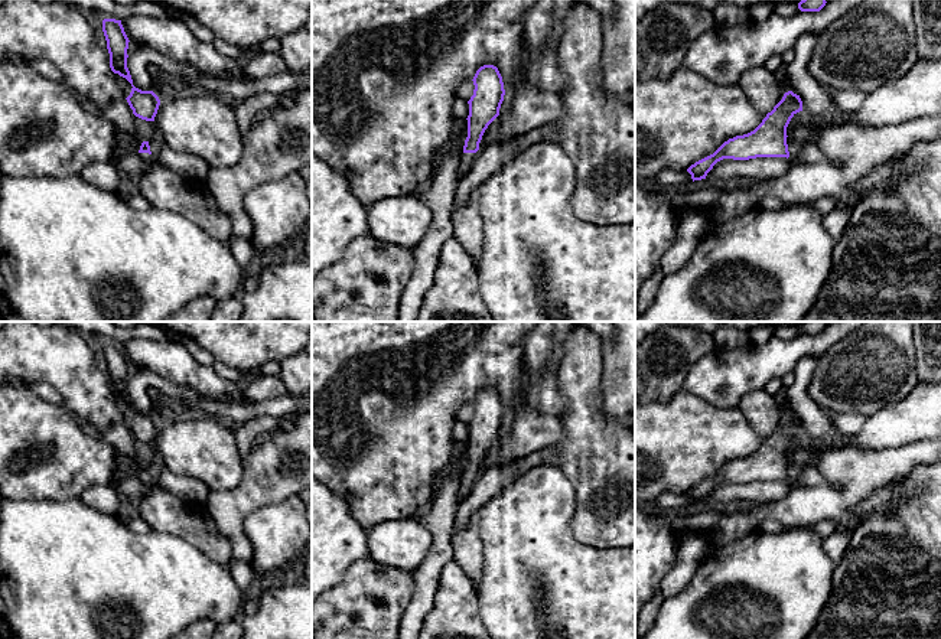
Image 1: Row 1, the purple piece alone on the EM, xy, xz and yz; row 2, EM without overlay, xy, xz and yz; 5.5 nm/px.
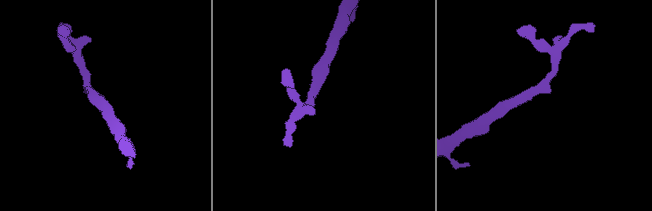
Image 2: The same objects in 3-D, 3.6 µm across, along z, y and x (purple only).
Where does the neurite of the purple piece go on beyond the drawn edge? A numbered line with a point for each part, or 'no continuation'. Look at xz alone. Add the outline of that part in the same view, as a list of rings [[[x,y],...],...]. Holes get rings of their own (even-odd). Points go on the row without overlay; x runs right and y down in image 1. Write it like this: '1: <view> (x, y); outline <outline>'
1: xz (466, 482); outline [[[462,476],[460,477],[460,488],[458,490],[458,503],[463,501],[465,498],[468,498],[475,483],[476,483],[476,476]]]

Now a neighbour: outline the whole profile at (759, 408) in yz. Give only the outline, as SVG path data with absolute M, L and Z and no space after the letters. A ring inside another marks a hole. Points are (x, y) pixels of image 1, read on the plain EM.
M765 389L746 394L740 401L739 410L750 428L761 437L771 436L785 417L775 398Z

